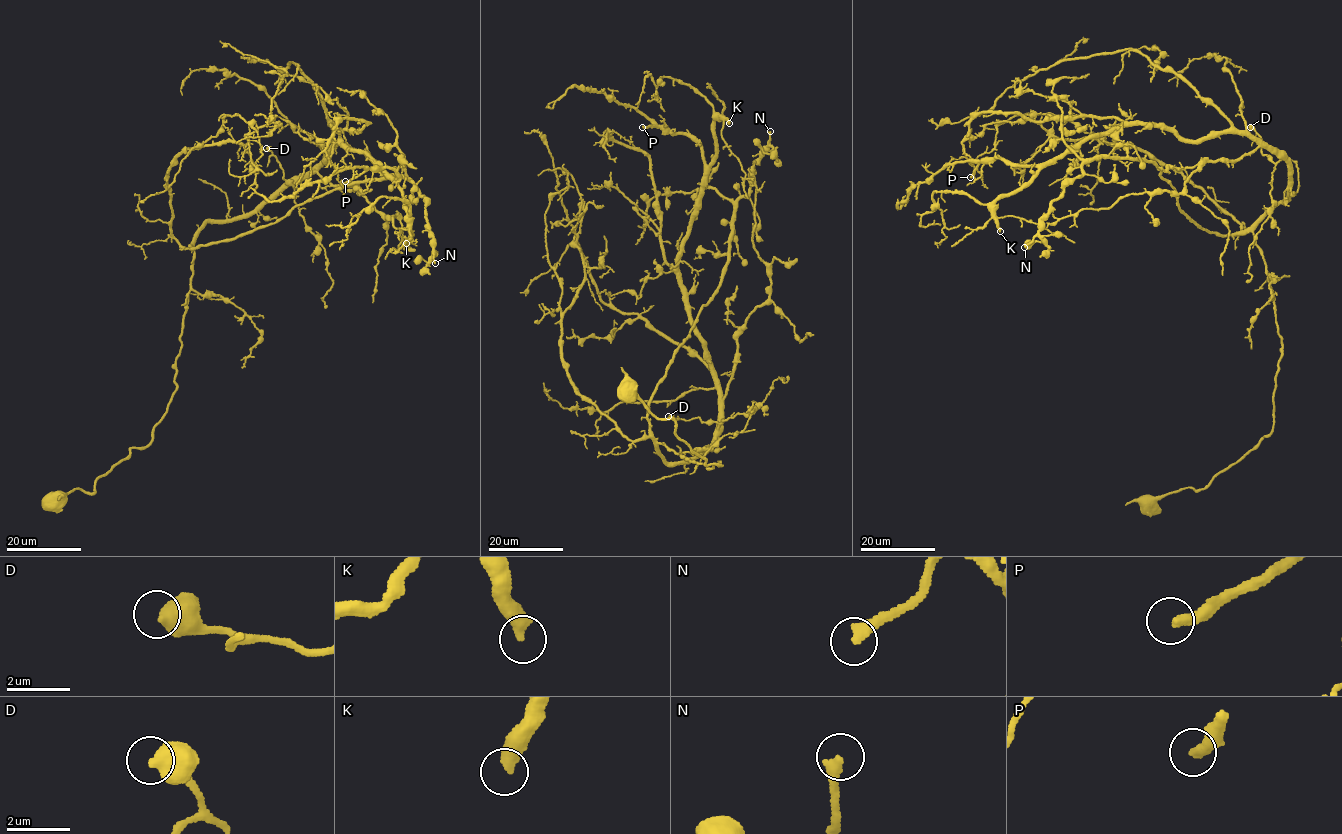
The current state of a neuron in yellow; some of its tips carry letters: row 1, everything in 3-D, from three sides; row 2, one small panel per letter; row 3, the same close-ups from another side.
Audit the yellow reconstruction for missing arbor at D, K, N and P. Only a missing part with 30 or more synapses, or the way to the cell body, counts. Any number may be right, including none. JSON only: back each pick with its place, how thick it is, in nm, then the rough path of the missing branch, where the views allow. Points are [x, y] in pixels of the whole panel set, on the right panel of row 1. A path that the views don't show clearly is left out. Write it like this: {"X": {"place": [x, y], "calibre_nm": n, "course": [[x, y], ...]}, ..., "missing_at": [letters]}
{"K": {"place": [1000, 231], "calibre_nm": 440, "course": [[1000, 231], [996, 242], [973, 248], [948, 267], [938, 268], [937, 291], [952, 316], [933, 318], [936, 320]]}, "missing_at": ["K"]}

